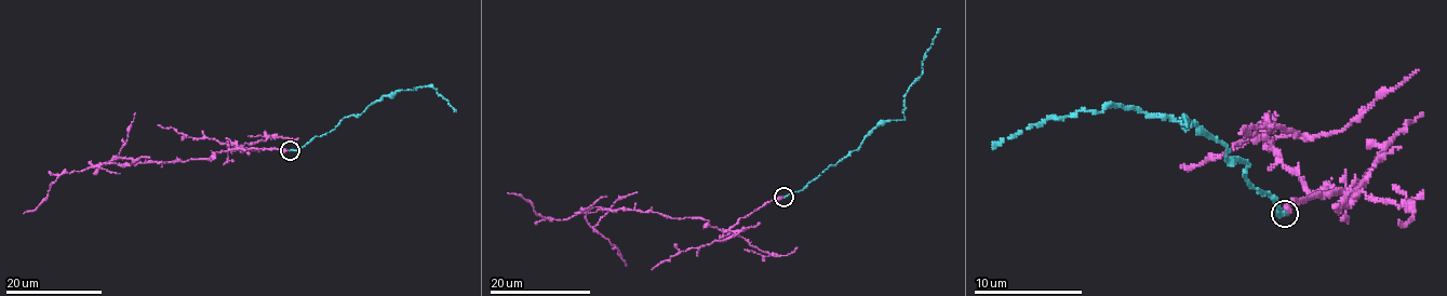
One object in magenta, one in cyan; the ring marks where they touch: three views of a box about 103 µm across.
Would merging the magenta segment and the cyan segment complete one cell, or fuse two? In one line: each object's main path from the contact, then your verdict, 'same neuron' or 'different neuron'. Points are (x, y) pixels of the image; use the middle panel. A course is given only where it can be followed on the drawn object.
magenta via (784, 197), (719, 230), (706, 220), (599, 207), (567, 220), (548, 219), (507, 192) | cyan via (784, 197), (803, 189), (848, 156), (873, 129), (905, 118), (905, 94), (922, 74), (922, 61), (940, 29) | different neuron

